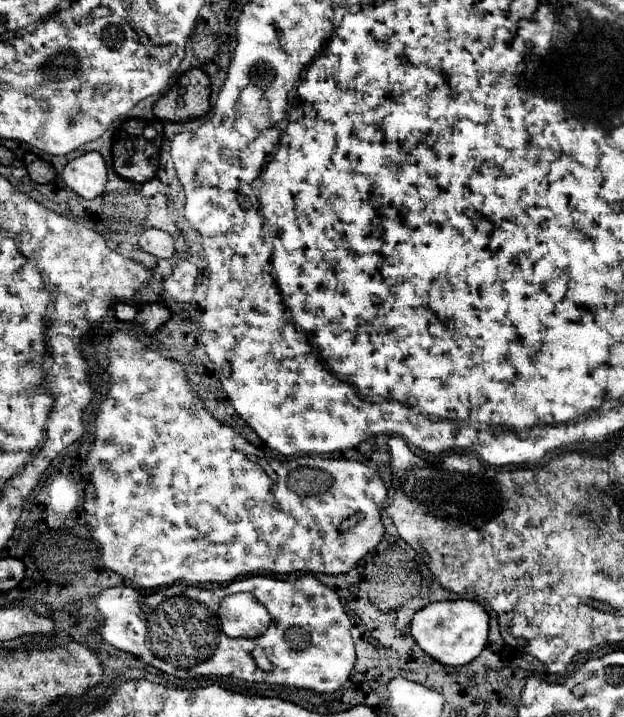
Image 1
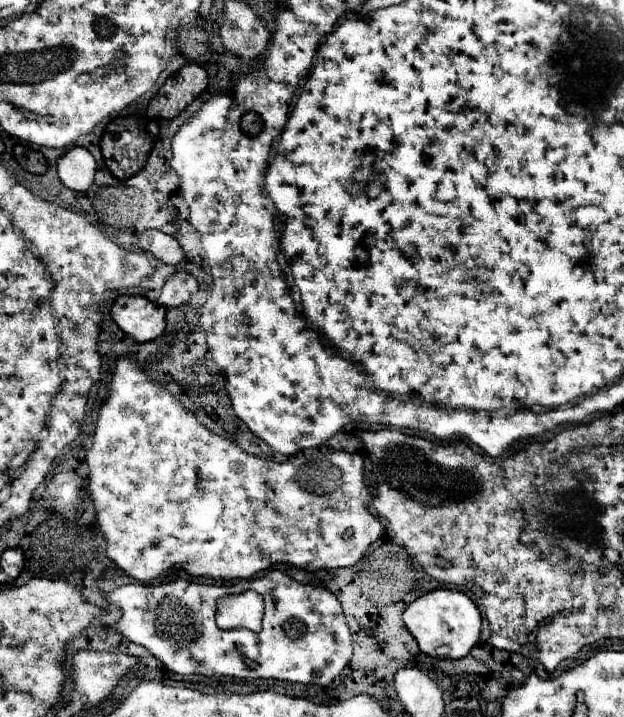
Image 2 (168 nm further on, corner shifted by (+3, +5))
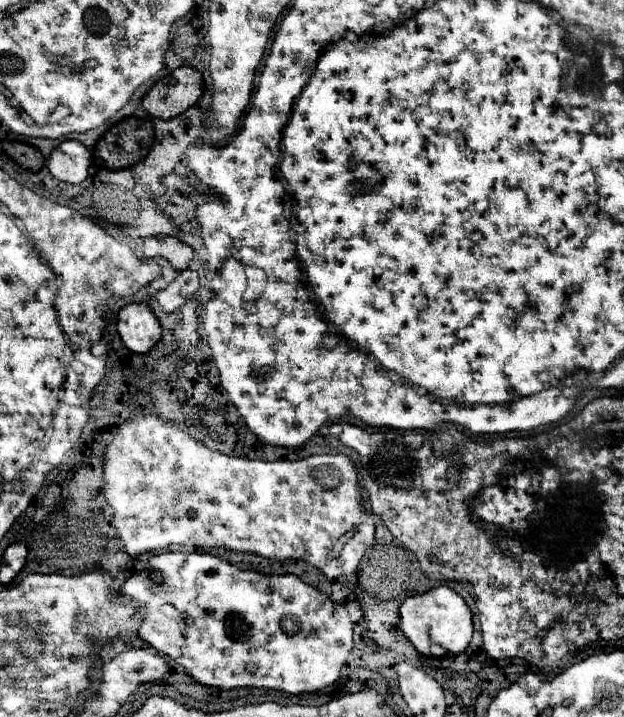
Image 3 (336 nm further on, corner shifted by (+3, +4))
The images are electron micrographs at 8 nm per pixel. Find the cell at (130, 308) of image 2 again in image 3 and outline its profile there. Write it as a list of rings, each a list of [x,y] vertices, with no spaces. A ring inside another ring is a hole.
[[[131,303],[119,311],[117,331],[133,353],[147,353],[161,339],[161,325],[145,303]]]

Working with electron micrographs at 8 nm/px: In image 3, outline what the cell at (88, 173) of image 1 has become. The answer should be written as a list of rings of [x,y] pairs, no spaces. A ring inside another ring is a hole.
[[[63,141],[59,143],[47,161],[49,173],[65,183],[81,183],[85,181],[91,165],[89,149],[79,141]]]

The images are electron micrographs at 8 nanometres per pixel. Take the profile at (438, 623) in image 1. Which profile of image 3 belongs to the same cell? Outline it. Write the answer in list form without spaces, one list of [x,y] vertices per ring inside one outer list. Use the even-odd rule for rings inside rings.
[[[447,585],[435,587],[421,595],[407,597],[399,607],[399,617],[401,617],[401,631],[415,645],[415,649],[425,657],[429,657],[429,647],[433,643],[441,645],[449,655],[463,653],[473,635],[473,621],[467,603]]]

